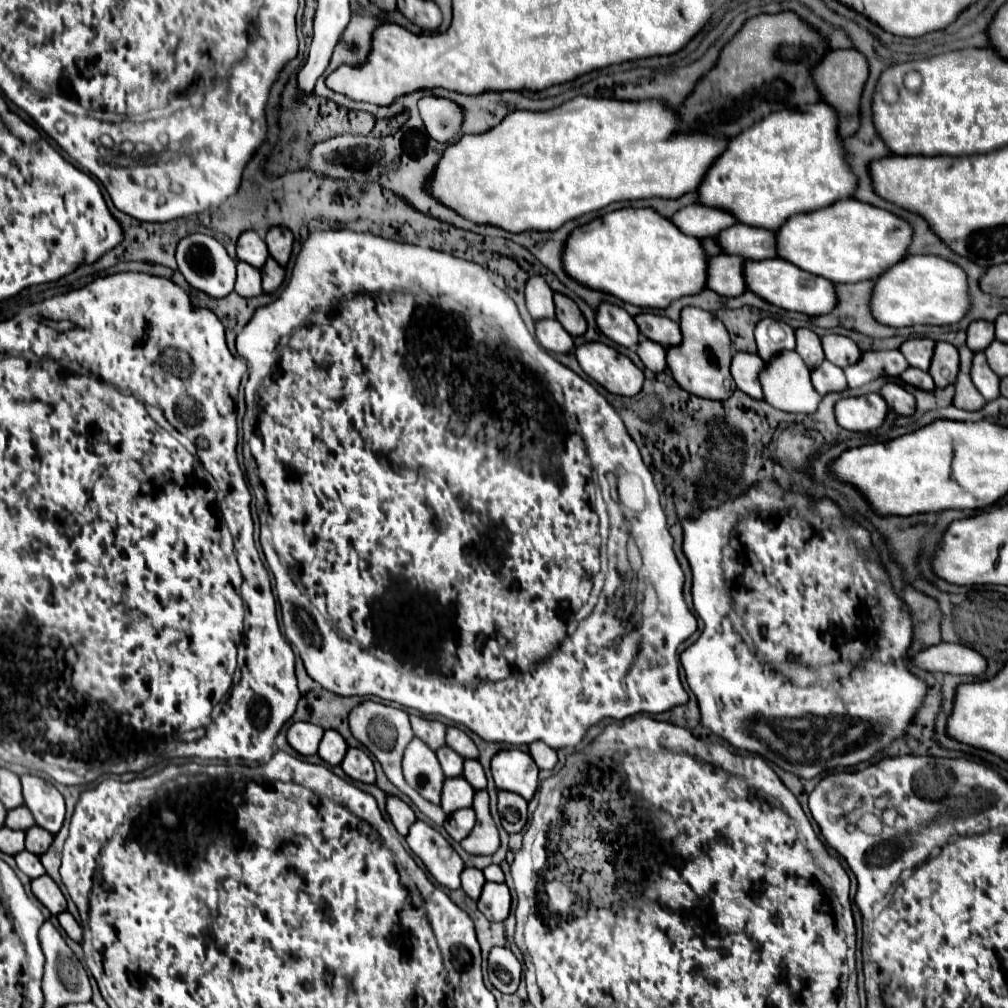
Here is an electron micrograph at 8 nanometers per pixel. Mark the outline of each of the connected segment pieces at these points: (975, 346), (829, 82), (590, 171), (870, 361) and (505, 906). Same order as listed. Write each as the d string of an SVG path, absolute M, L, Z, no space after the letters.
M977 320L977 322L971 322L969 328L967 328L967 346L973 352L985 350L993 342L993 338L995 338L995 326L993 326L993 322Z
M833 50L825 54L823 62L819 62L815 70L811 70L811 78L815 78L815 86L819 86L819 94L823 94L821 100L833 106L835 112L839 114L839 136L841 138L855 134L855 130L859 128L859 98L861 98L861 90L867 80L867 74L869 74L867 60L857 50Z
M577 96L557 108L551 108L547 112L531 112L531 110L515 110L511 112L499 126L495 126L489 132L477 134L477 136L463 136L457 144L447 146L443 152L439 166L435 166L435 174L431 176L431 182L427 182L427 192L445 204L447 208L455 210L459 216L475 222L475 224L491 224L499 226L507 232L519 234L527 230L557 230L565 222L579 218L587 212L601 210L613 202L623 200L643 200L643 198L679 198L687 192L695 192L699 186L699 180L703 180L703 174L709 170L709 166L715 162L715 158L725 150L727 140L705 136L705 134L683 134L677 128L679 116L675 116L675 108L665 106L661 100L645 100L645 102L623 102L623 100L611 100L611 98L589 98L589 96Z
M883 350L883 352L865 352L857 364L847 366L845 376L849 388L861 388L863 384L877 380L881 376L897 378L907 370L907 360L899 350Z
M487 882L483 886L481 898L477 900L477 906L479 906L481 914L487 920L491 920L491 922L503 922L509 916L509 908L511 908L509 888L505 884Z

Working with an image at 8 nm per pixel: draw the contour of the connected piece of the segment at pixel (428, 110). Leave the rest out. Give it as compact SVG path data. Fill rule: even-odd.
M425 96L419 100L419 114L427 134L431 134L431 138L437 142L447 142L459 132L463 122L463 110L459 110L457 104L435 96Z

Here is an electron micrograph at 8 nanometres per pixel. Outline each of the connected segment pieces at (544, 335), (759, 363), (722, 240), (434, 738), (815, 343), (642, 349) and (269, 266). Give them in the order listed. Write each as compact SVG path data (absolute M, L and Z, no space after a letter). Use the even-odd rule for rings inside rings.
M539 320L535 324L539 344L555 354L569 354L573 350L573 336L557 320Z
M737 352L731 362L731 376L739 390L749 394L751 398L763 400L763 390L759 384L759 374L763 372L765 362L757 354Z
M735 224L731 230L717 234L717 244L721 246L723 254L739 254L747 260L767 260L777 256L775 234L765 228Z
M411 716L411 726L417 738L421 738L431 750L439 750L441 746L445 746L445 730L447 726L443 722L437 720L427 720L421 716Z
M799 328L795 336L797 336L797 348L795 350L805 360L809 370L815 370L815 366L821 366L821 362L825 360L823 348L821 348L821 338L809 328Z
M643 338L637 346L637 354L641 358L641 362L645 364L645 368L649 368L651 372L665 372L667 370L667 362L665 362L665 348L657 346L655 342L649 342L647 338Z
M269 258L267 264L261 268L261 276L263 276L263 292L271 294L281 286L281 282L285 278L285 272L273 258Z

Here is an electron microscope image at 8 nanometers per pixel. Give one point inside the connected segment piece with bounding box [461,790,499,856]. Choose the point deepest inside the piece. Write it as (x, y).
(483, 840)

